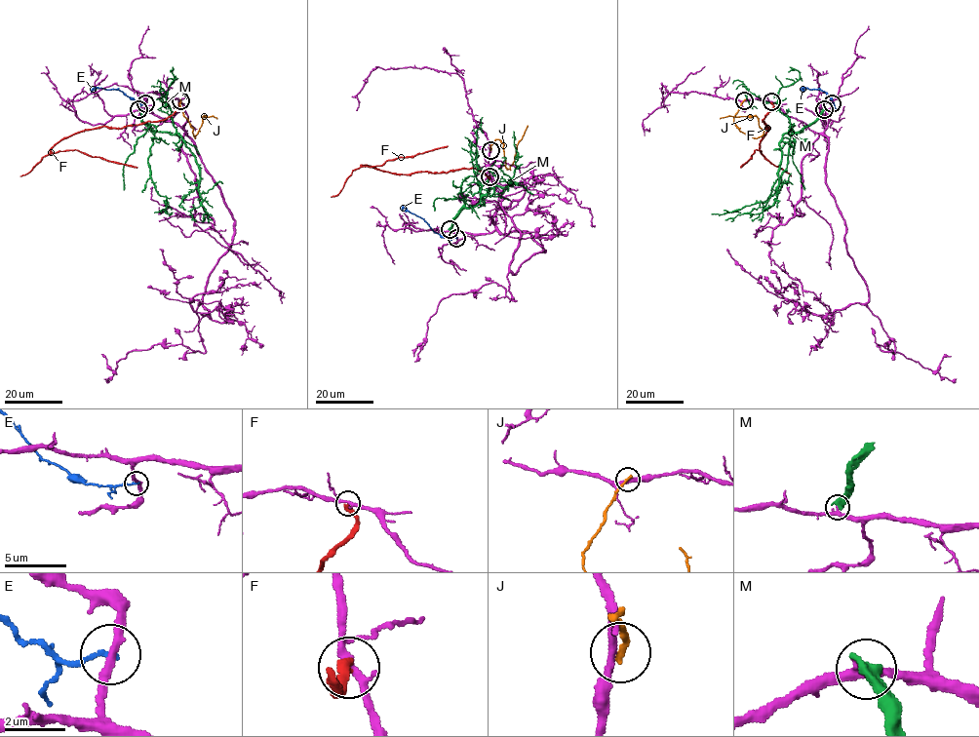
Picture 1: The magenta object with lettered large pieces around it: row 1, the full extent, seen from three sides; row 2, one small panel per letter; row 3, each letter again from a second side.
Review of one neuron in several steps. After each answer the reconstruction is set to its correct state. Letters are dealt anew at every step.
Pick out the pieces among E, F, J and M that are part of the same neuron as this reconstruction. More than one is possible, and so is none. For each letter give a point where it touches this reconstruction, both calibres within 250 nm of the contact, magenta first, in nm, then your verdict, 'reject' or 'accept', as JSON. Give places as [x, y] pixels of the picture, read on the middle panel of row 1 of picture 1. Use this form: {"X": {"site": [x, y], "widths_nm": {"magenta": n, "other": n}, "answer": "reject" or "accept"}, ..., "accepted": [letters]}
{"E": {"site": [456, 238], "widths_nm": {"magenta": 240, "other": 160}, "answer": "reject"}, "F": {"site": [489, 176], "widths_nm": {"magenta": 200, "other": 400}, "answer": "reject"}, "J": {"site": [490, 150], "widths_nm": {"magenta": 260, "other": 240}, "answer": "reject"}, "M": {"site": [450, 229], "widths_nm": {"magenta": 280, "other": 480}, "answer": "reject"}, "accepted": []}

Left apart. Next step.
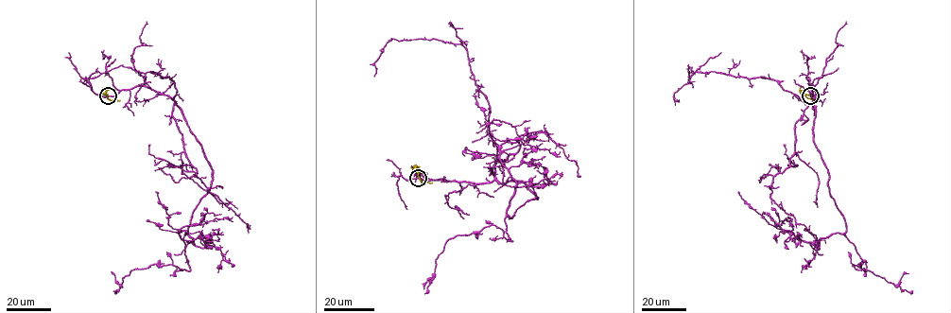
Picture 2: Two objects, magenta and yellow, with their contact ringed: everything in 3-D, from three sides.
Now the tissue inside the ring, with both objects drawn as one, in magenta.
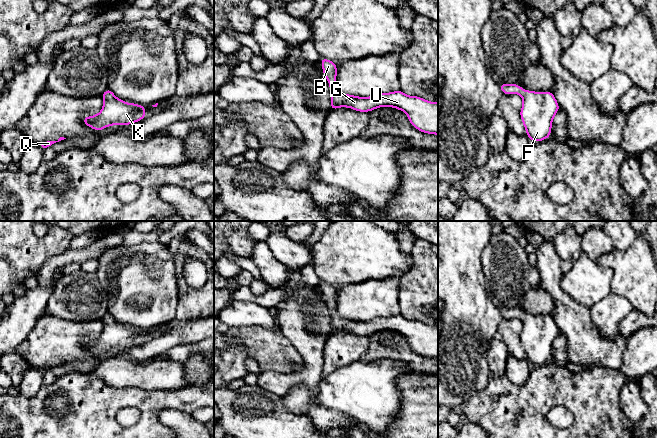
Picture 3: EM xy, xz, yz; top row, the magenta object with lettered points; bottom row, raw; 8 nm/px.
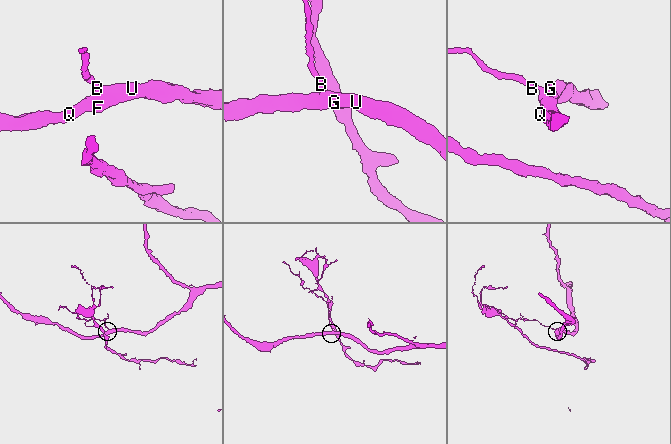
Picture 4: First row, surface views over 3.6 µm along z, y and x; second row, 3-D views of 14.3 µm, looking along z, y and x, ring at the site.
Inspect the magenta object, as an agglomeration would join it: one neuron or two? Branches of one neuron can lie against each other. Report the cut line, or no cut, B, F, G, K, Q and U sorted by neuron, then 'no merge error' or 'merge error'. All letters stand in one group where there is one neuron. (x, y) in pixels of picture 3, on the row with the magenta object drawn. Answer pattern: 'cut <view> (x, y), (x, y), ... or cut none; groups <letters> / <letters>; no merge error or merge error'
cut none; groups B F G K Q U; no merge error

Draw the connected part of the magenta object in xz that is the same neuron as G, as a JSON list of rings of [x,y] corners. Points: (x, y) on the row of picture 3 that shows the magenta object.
[[[321,57],[323,75],[329,82],[330,110],[347,107],[358,112],[370,112],[379,107],[393,107],[406,113],[410,124],[422,133],[438,135],[438,102],[431,102],[418,96],[409,96],[401,90],[378,93],[370,97],[344,94],[336,87],[337,66],[331,60]]]

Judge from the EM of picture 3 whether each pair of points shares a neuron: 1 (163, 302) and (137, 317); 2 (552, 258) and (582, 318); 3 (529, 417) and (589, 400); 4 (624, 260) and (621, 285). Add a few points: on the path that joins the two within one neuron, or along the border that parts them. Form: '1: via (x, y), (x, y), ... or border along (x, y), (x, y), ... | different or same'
1: via (157, 304), (150, 311), (143, 311) | same
2: via (552, 273), (552, 286), (567, 304) | same
3: via (544, 402), (546, 400), (574, 400) | same
4: via (624, 266), (624, 279) | same

